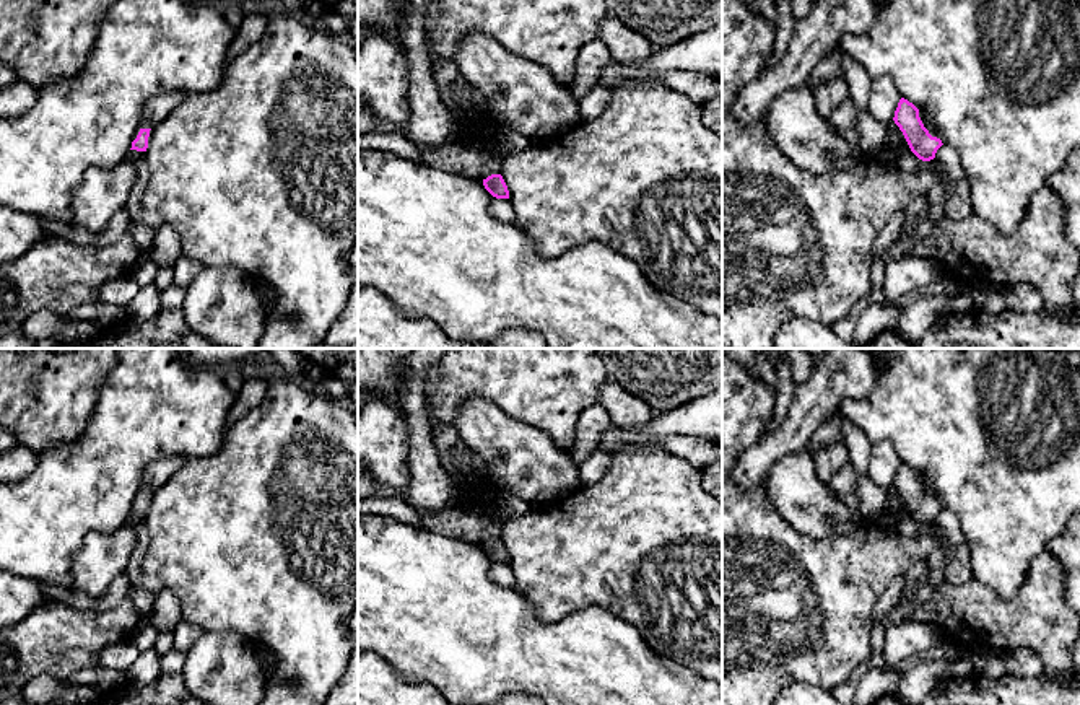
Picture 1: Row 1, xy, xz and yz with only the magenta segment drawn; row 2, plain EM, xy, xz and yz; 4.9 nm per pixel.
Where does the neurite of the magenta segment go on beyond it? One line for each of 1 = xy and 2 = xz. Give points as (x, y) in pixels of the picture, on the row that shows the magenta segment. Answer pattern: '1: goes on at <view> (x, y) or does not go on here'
1: does not go on here
2: does not go on here

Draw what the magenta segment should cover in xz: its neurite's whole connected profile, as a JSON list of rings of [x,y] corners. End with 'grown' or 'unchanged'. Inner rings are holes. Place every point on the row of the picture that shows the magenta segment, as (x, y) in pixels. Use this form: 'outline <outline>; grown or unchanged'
outline [[[491,174],[483,179],[485,189],[496,199],[509,199],[507,186],[501,174]]]; unchanged

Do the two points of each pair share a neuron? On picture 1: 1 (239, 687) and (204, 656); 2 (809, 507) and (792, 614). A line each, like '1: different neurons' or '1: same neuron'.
1: same neuron
2: different neurons

